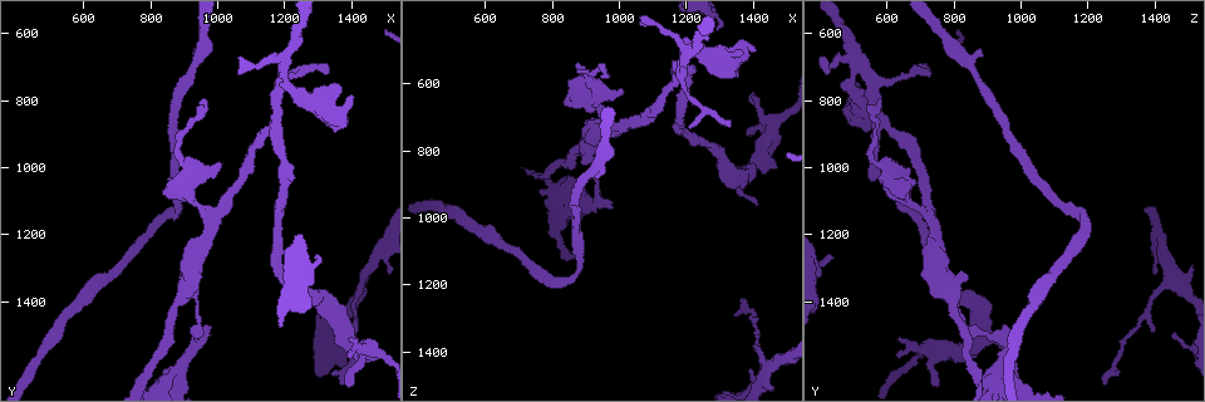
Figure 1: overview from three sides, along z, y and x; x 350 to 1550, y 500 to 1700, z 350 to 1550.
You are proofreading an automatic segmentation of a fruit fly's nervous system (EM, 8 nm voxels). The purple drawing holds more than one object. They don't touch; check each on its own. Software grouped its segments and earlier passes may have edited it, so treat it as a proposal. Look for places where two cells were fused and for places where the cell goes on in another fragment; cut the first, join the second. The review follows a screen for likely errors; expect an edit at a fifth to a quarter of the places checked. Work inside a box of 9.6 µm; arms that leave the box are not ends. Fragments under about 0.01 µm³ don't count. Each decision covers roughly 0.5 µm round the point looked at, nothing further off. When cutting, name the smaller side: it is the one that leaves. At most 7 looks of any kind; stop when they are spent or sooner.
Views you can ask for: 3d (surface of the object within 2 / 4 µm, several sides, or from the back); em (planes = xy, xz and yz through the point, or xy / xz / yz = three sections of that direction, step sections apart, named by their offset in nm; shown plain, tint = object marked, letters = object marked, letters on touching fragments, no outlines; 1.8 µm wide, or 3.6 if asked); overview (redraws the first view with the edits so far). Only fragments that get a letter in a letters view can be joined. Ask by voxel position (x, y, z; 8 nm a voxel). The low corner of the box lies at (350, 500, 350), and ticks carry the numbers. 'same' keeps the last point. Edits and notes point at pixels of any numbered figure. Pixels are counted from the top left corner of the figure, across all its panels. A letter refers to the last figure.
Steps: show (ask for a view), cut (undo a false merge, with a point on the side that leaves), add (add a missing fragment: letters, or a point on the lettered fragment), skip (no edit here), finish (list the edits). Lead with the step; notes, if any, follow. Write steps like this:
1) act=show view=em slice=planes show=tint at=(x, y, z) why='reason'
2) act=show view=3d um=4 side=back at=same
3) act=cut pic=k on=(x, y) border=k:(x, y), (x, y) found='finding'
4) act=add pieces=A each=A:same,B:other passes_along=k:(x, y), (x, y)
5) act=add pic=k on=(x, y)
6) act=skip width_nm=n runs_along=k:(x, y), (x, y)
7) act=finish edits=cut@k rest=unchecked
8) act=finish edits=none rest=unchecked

act=show view=3d um=4 at=(1190, 720, 530) why='sudden change in width'

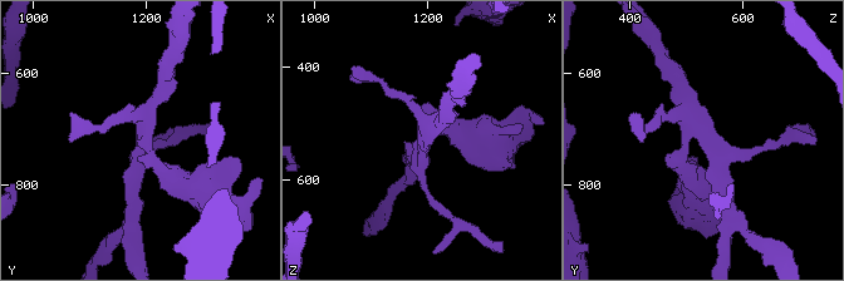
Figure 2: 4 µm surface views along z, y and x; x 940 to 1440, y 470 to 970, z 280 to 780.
act=show view=em slice=planes show=tint at=(1190, 715, 525)

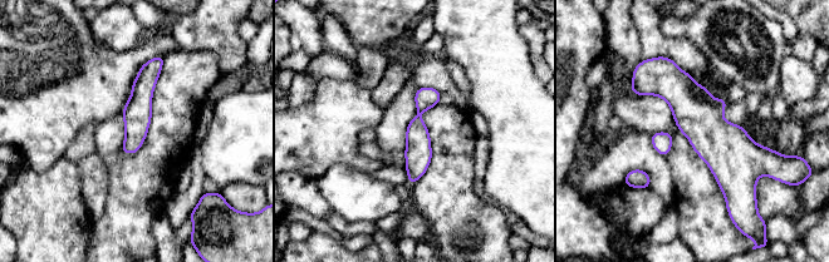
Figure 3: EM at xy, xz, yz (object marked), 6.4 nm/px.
act=show view=em slice=planes show=letters at=same

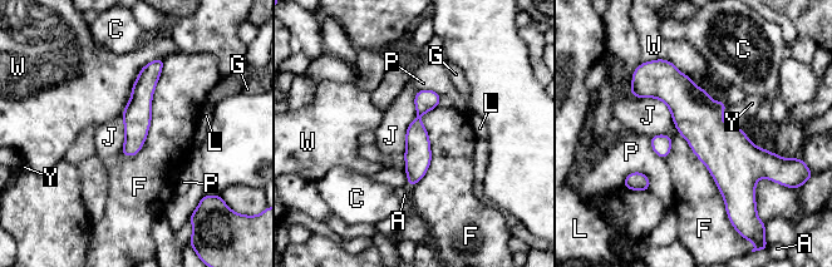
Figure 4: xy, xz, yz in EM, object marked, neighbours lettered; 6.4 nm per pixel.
act=skip width_nm=170 each=A:other,C:other,F:other,G:other,J:other,L:other,P:other,W:other,Y:other border=4:(630, 94), (659, 98), (680, 134) found='one cell here'

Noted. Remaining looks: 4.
act=show view=3d um=4 at=(1370, 840, 500) why='sharp bend'

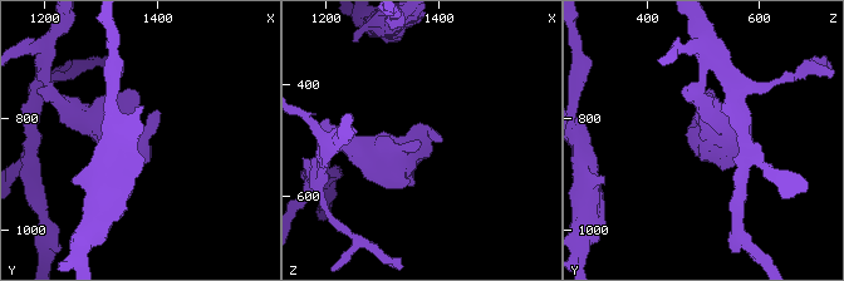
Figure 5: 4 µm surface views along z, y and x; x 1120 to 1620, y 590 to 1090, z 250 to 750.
act=show view=em um=3.6 slice=planes show=letters at=(1365, 845, 490)

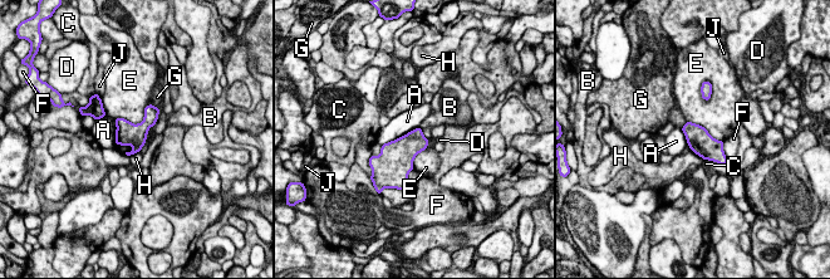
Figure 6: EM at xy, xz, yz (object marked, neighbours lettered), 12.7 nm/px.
act=skip each=A:other,B:other,C:other,D:other,E:other,F:other,G:other,H:other,J:other border=6:(418, 126), (382, 145) found='one cell here'

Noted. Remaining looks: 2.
act=show view=3d um=2 side=back at=(940, 670, 890) why='free end'

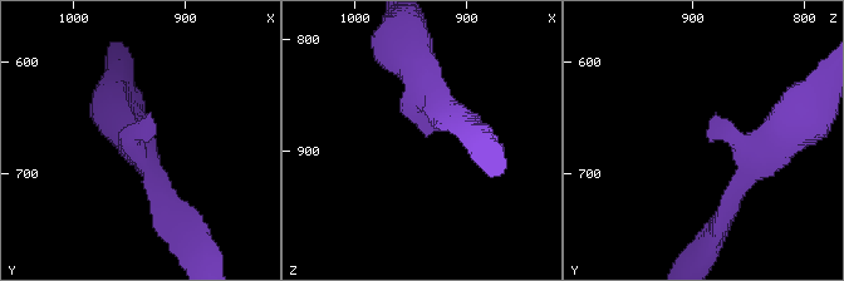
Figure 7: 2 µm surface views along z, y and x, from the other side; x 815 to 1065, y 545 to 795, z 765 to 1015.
act=show view=em slice=planes show=letters at=(934, 668, 886) arm_widths_nm=170,340 why='now the EM'

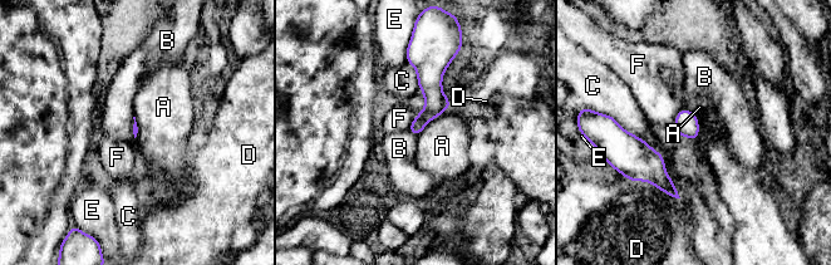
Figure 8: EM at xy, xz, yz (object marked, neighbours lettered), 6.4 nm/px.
act=skip each=A:other,B:other,C:other,D:other,E:other,F:other border=8:(698, 119), (698, 136), (696, 138) found='none of them fits'

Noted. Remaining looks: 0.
act=finish edits=none rest=unchecked

